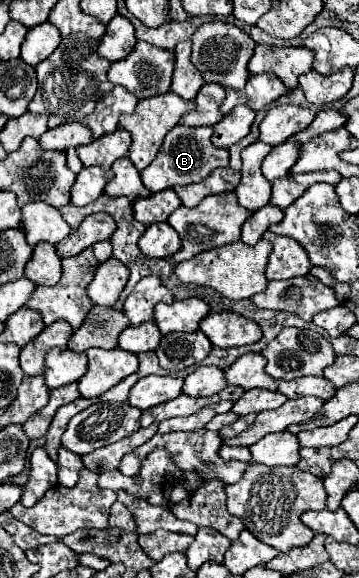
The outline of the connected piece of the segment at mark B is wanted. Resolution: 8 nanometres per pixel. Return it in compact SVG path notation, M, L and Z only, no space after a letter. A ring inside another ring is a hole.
M176 125L164 139L156 159L150 163L150 167L140 171L142 183L152 191L164 191L176 185L188 185L188 183L198 183L204 177L208 177L214 169L226 167L228 165L228 151L218 149L210 141L212 137L212 127L186 127L186 125Z

